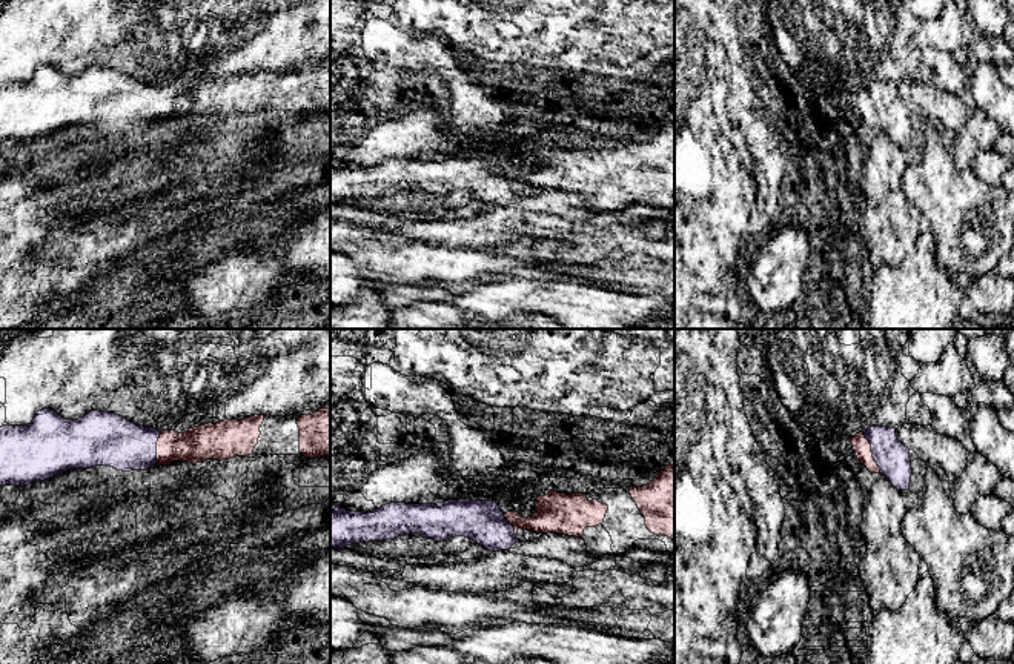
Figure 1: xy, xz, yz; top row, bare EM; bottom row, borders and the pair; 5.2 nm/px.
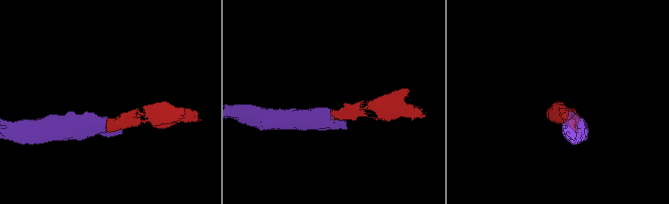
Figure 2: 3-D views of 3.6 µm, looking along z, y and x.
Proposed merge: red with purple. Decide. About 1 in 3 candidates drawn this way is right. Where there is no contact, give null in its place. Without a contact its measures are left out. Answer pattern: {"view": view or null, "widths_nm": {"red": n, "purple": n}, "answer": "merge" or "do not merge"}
{"view": "yz", "widths_nm": {"red": 90, "purple": 170}, "answer": "merge"}

